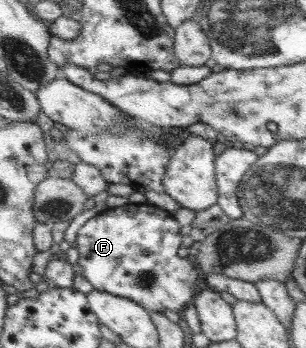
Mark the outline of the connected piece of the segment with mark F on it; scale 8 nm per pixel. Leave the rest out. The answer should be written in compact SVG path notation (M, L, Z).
M127 203L121 205L121 207L107 208L105 211L100 212L95 217L90 218L77 232L77 239L75 239L74 246L79 252L78 263L83 268L82 276L93 285L93 289L97 291L104 291L105 293L111 293L117 297L125 297L131 301L137 302L141 307L144 307L146 311L153 311L155 313L165 313L165 311L173 311L173 313L181 313L184 308L191 303L192 299L197 293L197 281L199 281L199 273L197 268L193 264L193 257L180 257L178 250L182 246L182 234L181 223L175 220L174 216L164 209L159 209L157 205L141 203Z

